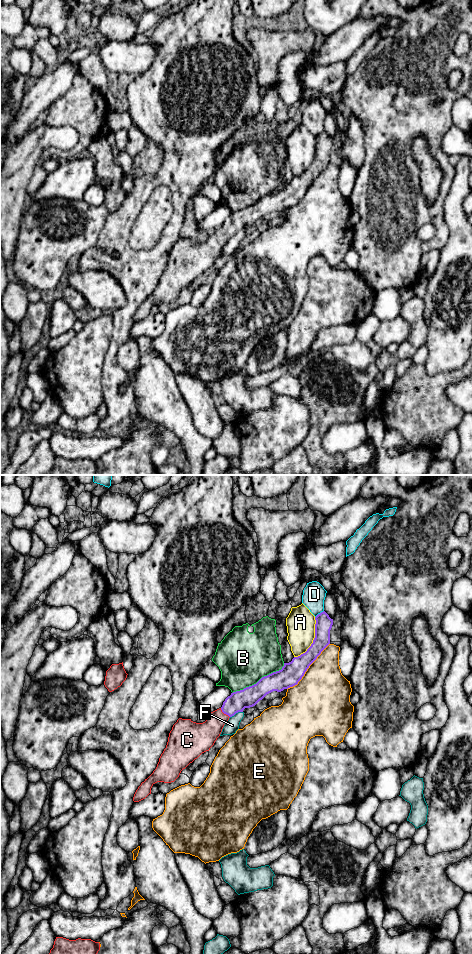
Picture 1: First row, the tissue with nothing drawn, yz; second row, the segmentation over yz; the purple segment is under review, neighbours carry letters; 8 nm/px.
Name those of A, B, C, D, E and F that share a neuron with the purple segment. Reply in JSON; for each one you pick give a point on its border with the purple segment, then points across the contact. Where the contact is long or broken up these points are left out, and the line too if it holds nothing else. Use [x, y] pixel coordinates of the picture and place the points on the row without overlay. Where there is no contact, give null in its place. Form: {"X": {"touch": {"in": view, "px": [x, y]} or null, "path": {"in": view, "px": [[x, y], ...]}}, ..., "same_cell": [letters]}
{"C": {"touch": {"in": "yz", "px": [224, 233]}, "path": {"in": "yz", "px": [[248, 217], [237, 221], [224, 233], [203, 255]]}}, "same_cell": ["C"]}

